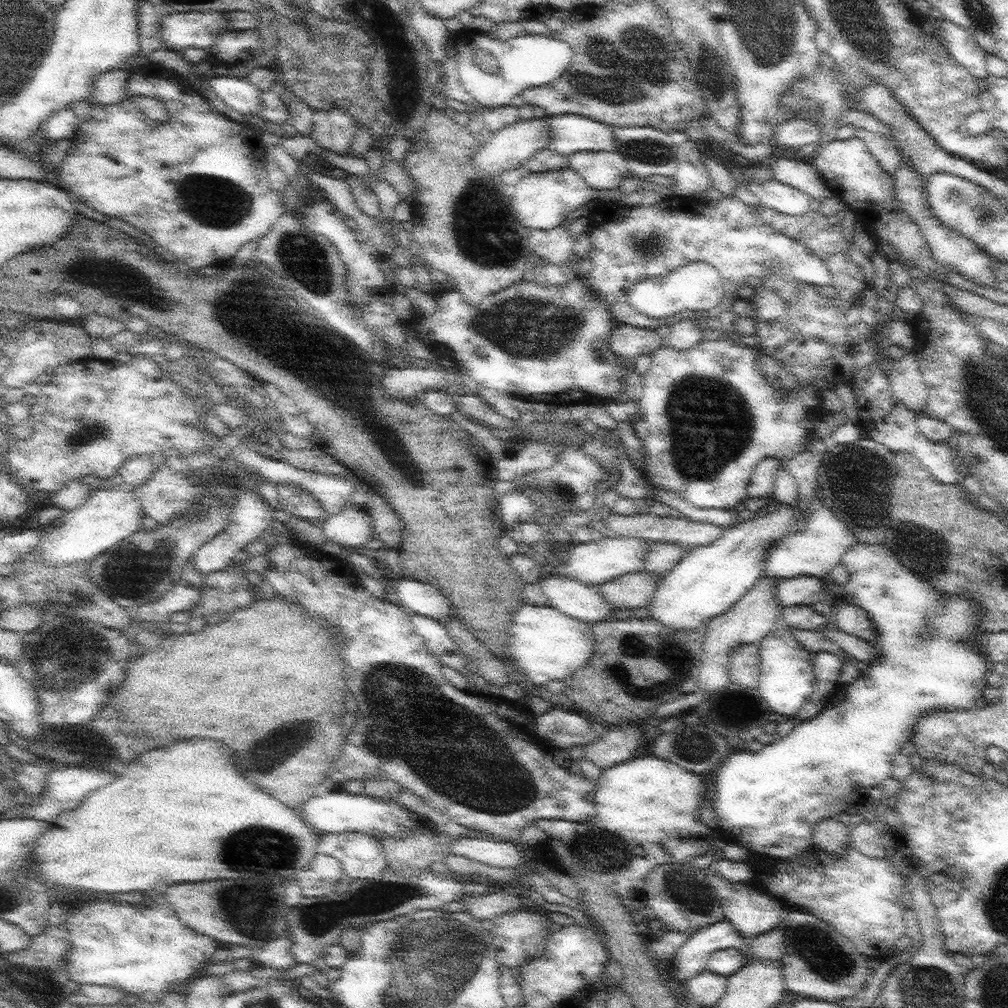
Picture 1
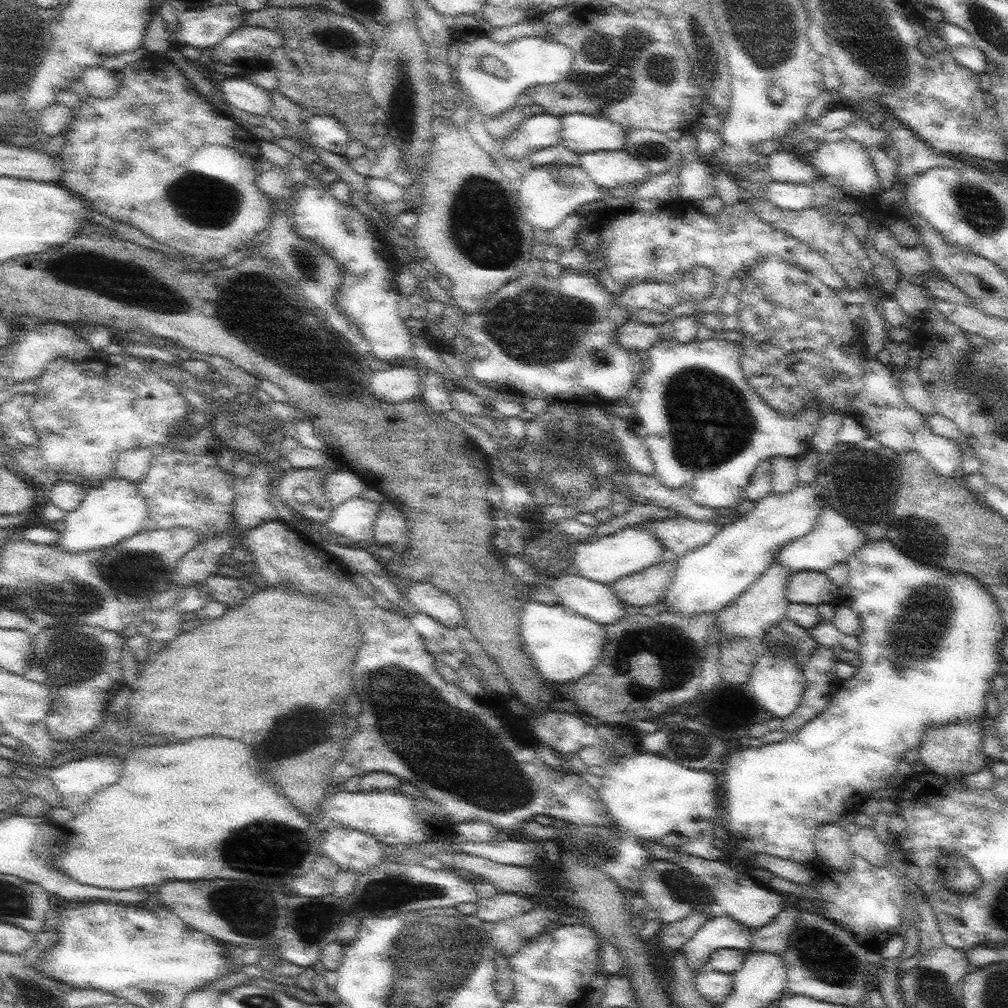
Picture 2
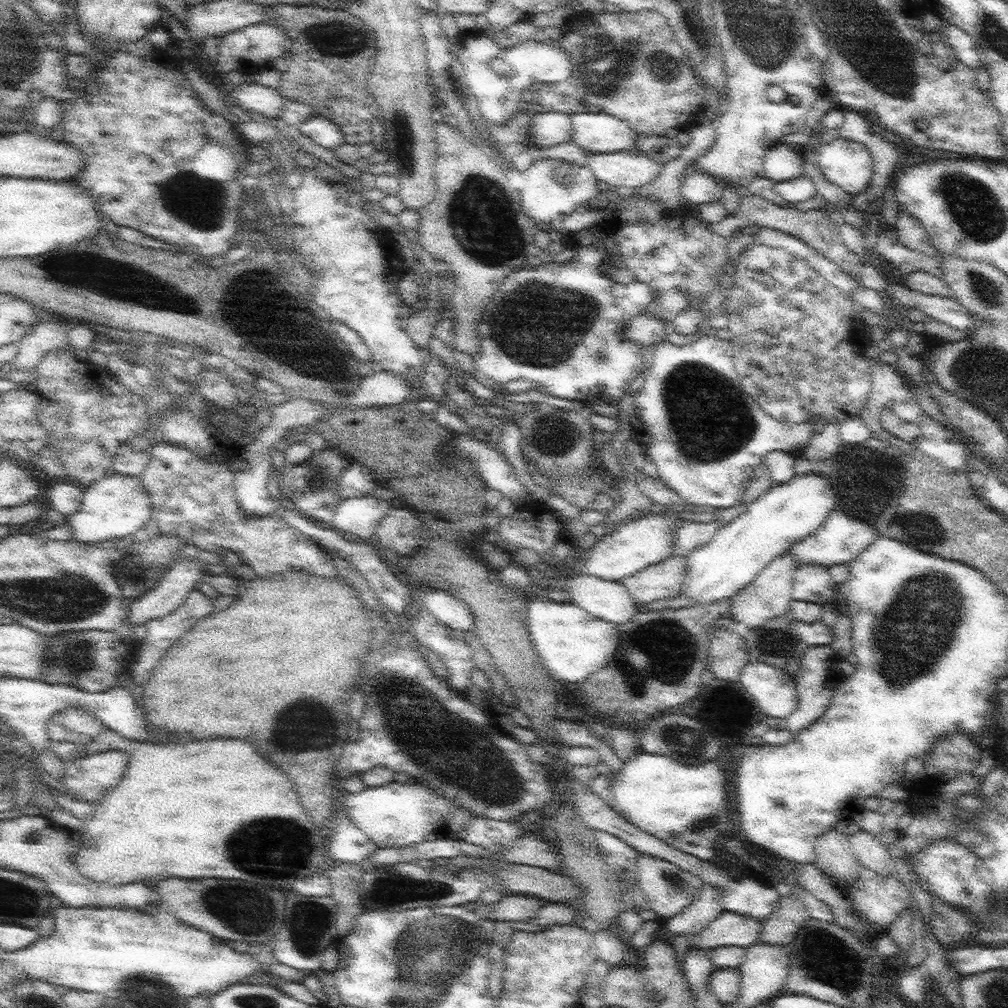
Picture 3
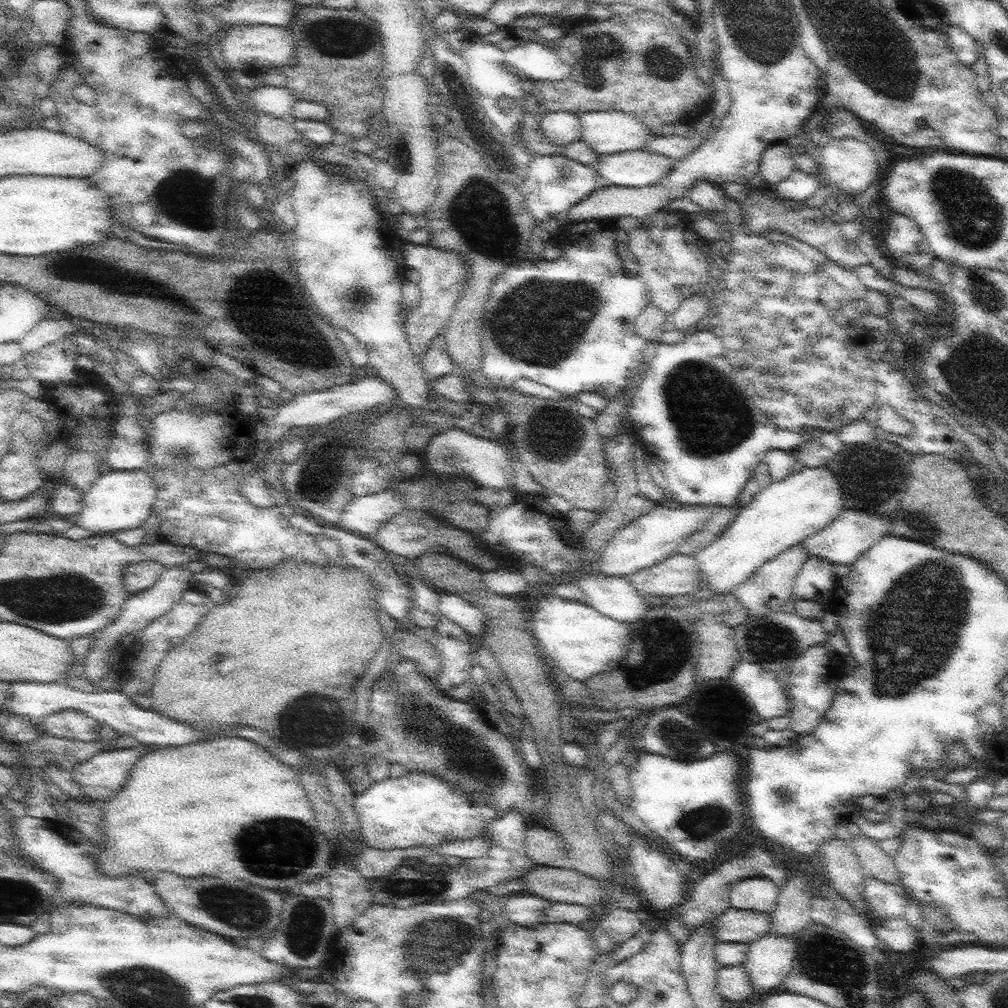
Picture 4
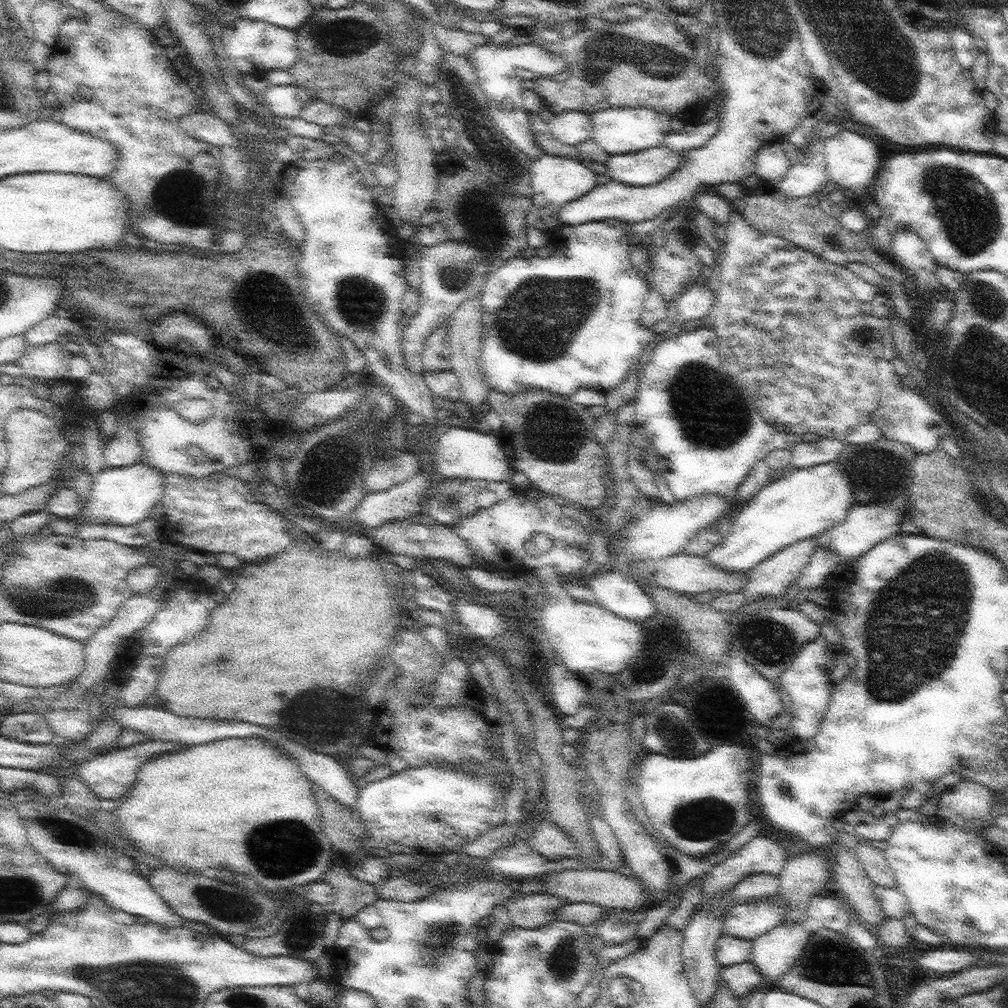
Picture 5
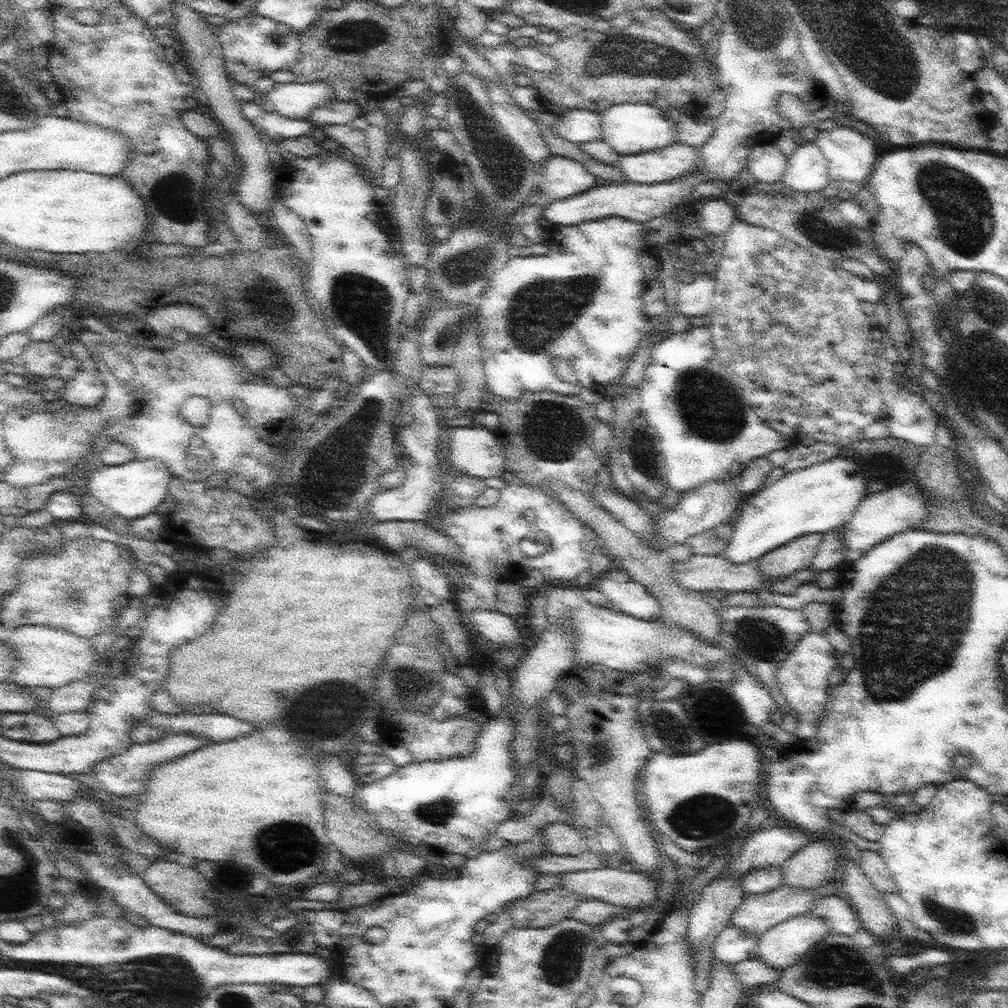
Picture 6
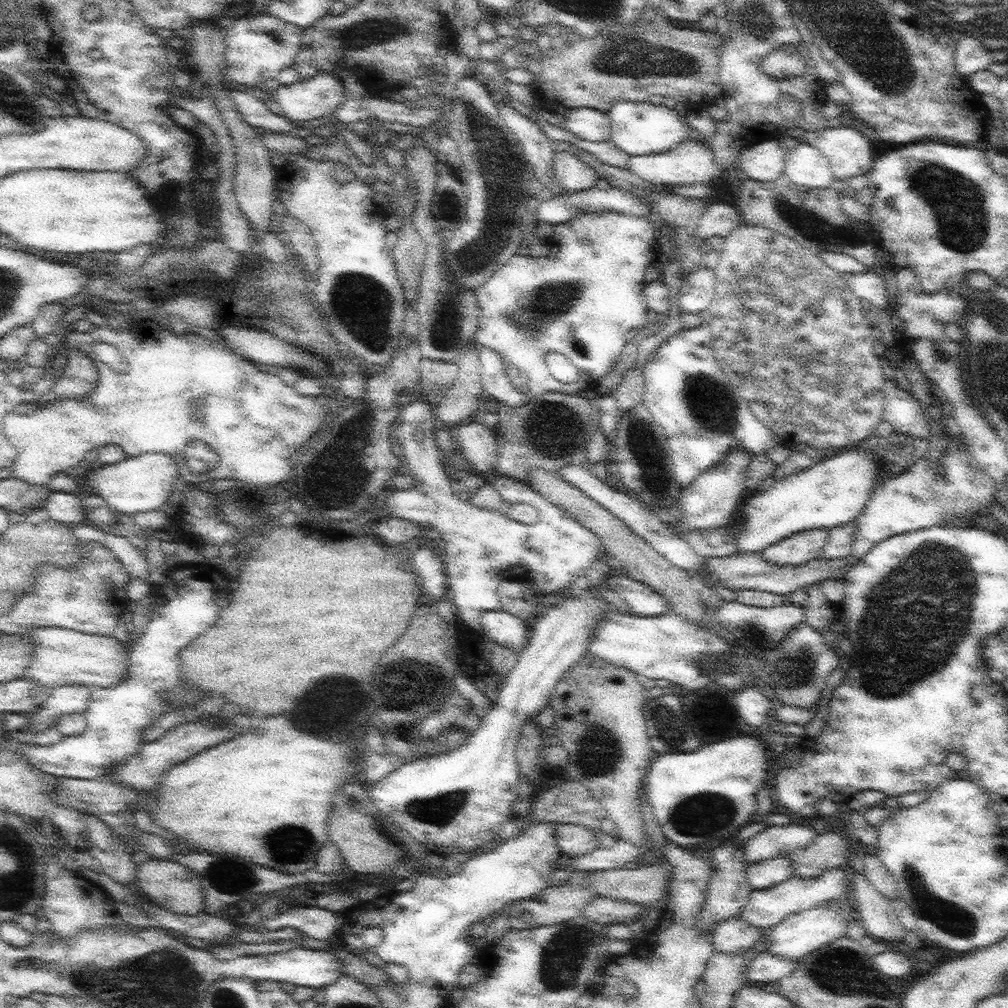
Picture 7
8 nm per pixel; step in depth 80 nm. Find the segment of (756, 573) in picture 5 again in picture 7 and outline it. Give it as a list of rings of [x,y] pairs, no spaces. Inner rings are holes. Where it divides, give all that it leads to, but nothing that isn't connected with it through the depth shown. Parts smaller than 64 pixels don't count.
[[[811,528],[792,533],[767,546],[761,553],[768,562],[780,566],[798,566],[821,556],[830,529]]]

